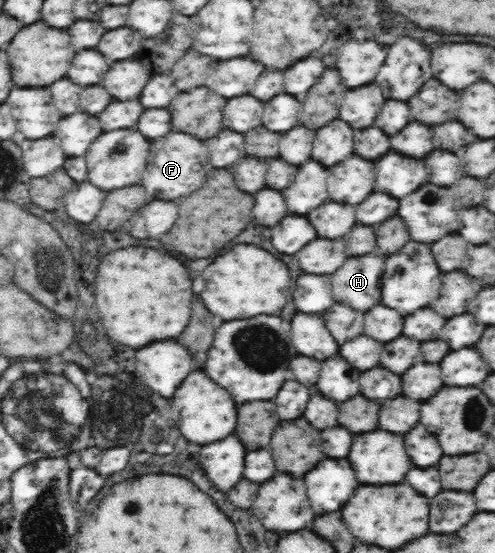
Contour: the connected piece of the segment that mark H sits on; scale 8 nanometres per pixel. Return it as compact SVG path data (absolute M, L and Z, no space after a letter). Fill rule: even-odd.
M364 255L346 259L346 263L330 275L332 293L338 303L358 311L368 311L380 303L380 279L384 273L384 257Z

